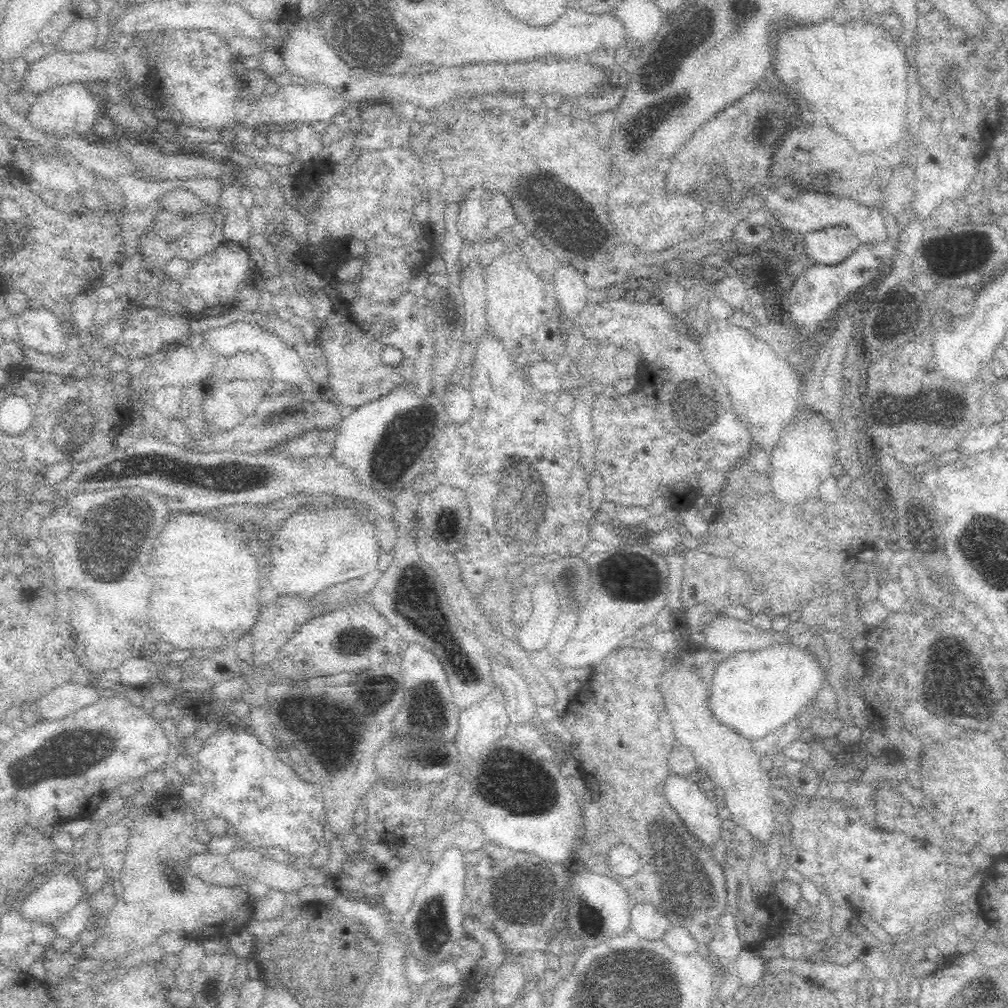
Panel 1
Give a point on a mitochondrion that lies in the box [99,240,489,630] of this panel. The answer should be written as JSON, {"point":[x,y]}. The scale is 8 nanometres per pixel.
{"point":[231,477]}

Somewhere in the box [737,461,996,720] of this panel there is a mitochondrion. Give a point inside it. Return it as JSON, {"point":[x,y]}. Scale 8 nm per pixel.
{"point":[962,686]}

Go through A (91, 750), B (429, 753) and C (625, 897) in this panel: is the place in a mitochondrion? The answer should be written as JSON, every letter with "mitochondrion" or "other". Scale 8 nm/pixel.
{"A":"mitochondrion","B":"mitochondrion","C":"other"}

